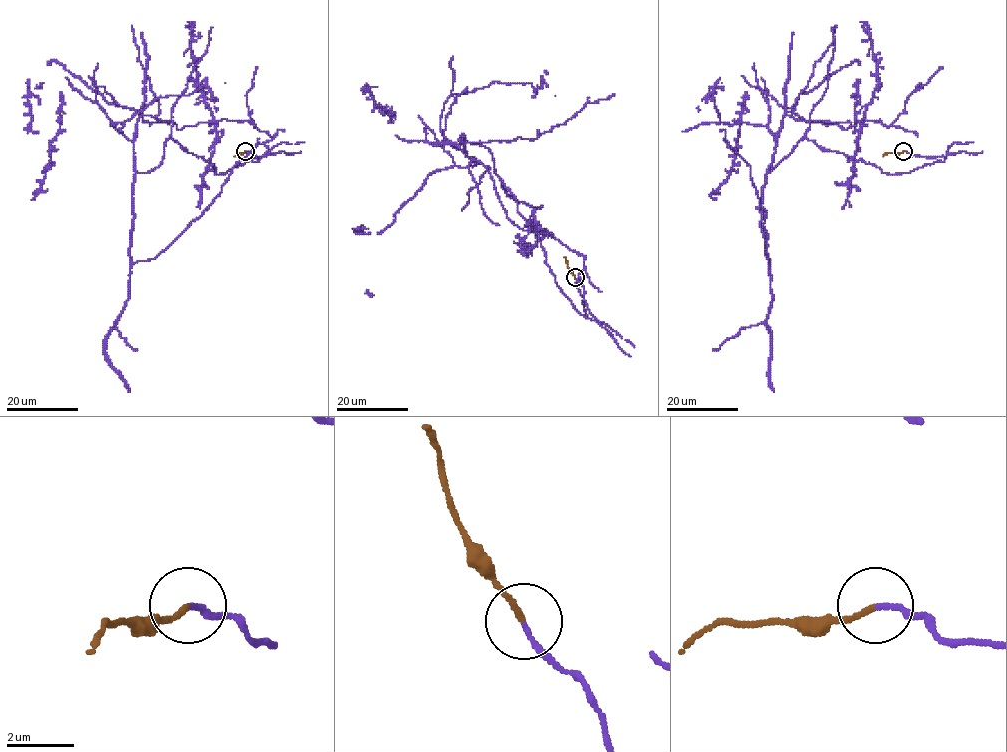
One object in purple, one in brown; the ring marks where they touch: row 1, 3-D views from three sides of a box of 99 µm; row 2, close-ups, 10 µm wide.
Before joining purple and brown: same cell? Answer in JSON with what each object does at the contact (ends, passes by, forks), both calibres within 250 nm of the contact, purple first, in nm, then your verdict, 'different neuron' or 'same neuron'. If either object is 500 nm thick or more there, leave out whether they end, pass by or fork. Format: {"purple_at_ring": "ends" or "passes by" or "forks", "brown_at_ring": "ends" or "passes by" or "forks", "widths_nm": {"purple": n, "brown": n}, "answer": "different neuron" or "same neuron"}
{"purple_at_ring": "ends", "brown_at_ring": "ends", "widths_nm": {"purple": 140, "brown": 150}, "answer": "same neuron"}

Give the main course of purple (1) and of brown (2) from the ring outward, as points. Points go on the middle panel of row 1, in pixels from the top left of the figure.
1: (575, 277), (598, 322), (557, 284), (491, 152), (465, 142), (515, 224), (584, 257), (576, 285), (587, 317)
2: (575, 277), (564, 257)

